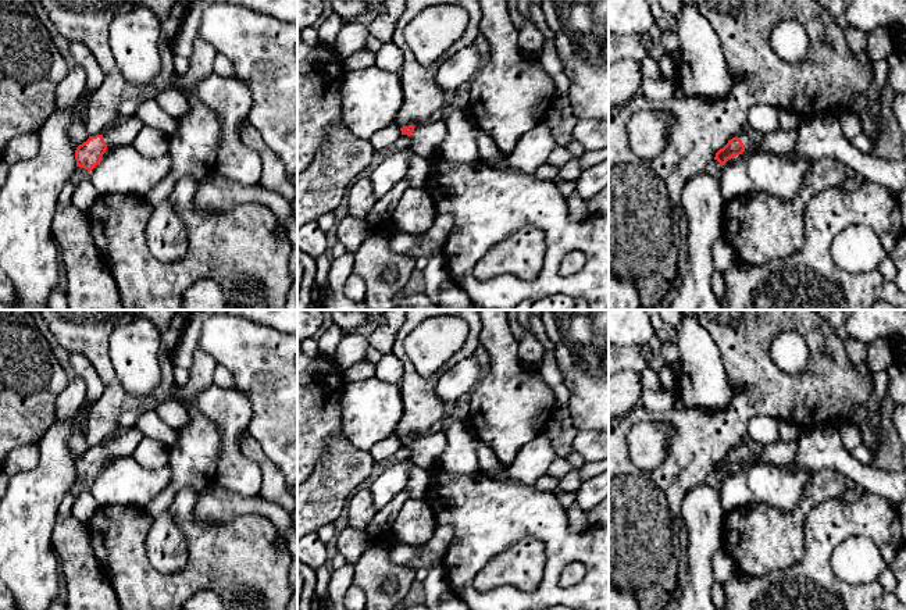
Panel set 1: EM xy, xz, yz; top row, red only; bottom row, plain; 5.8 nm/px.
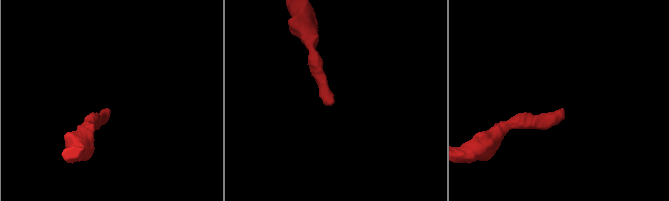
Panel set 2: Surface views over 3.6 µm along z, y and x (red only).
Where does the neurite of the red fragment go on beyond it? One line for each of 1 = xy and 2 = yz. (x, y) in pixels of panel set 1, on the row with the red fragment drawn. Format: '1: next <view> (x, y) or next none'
1: next xy (122, 134)
2: next yz (749, 136)

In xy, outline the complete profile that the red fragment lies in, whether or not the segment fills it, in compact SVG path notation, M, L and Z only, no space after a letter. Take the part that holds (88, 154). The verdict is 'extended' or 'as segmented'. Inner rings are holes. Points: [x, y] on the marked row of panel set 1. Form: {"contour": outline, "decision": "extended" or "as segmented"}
{"contour": "M132 115L128 119L121 119L103 135L89 136L75 150L76 167L90 172L101 161L107 149L132 145L142 128L142 121L136 115Z", "decision": "extended"}

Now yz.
{"contour": "M748 126L736 138L728 140L728 143L716 153L714 160L723 167L728 160L742 154L746 149L752 146L759 147L763 138L761 133Z", "decision": "extended"}

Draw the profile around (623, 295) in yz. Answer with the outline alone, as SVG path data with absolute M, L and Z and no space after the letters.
M609 274L609 310L639 310L639 307L638 288Z

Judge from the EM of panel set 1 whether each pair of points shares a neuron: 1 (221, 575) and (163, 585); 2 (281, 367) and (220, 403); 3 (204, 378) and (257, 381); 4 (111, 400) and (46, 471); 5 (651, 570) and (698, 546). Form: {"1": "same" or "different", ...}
{"1": "same", "2": "different", "3": "different", "4": "different", "5": "different"}

